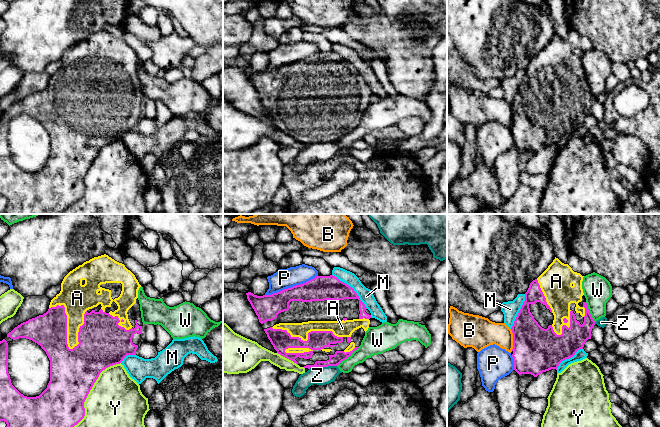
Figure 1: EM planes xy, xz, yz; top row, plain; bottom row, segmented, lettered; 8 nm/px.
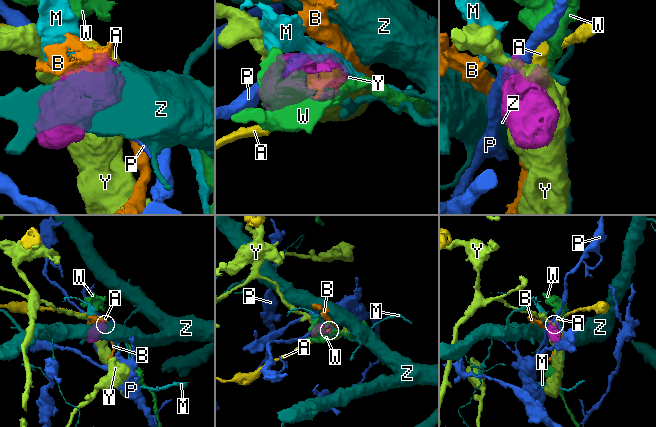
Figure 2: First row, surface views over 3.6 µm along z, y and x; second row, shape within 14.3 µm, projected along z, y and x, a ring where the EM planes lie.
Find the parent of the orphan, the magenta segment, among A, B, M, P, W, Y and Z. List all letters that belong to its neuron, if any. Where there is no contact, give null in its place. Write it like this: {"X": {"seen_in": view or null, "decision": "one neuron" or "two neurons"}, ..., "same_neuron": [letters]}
{"A": {"seen_in": "xy", "decision": "one neuron"}, "B": {"seen_in": "yz", "decision": "two neurons"}, "M": {"seen_in": "xz", "decision": "two neurons"}, "P": {"seen_in": "xz", "decision": "two neurons"}, "W": {"seen_in": "xz", "decision": "two neurons"}, "Y": {"seen_in": "xy", "decision": "two neurons"}, "Z": {"seen_in": "xz", "decision": "two neurons"}, "same_neuron": ["A"]}

